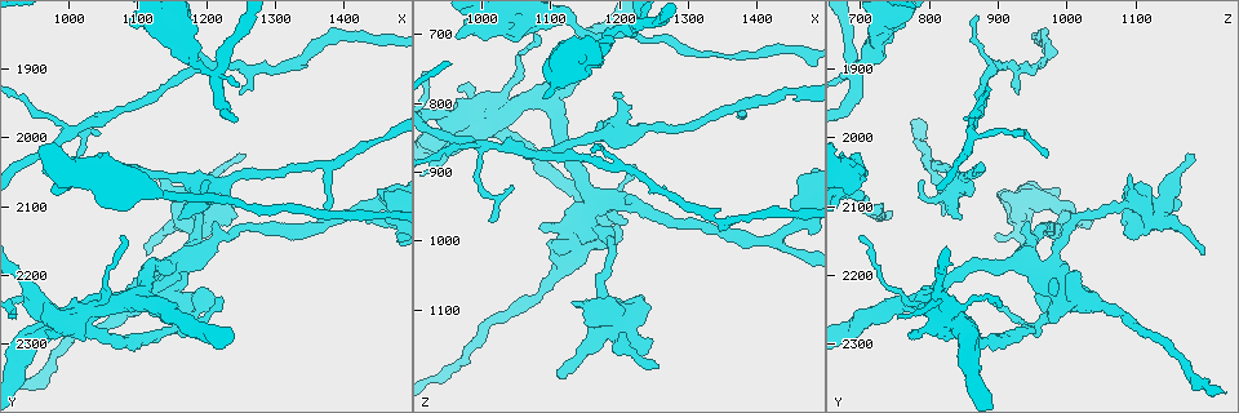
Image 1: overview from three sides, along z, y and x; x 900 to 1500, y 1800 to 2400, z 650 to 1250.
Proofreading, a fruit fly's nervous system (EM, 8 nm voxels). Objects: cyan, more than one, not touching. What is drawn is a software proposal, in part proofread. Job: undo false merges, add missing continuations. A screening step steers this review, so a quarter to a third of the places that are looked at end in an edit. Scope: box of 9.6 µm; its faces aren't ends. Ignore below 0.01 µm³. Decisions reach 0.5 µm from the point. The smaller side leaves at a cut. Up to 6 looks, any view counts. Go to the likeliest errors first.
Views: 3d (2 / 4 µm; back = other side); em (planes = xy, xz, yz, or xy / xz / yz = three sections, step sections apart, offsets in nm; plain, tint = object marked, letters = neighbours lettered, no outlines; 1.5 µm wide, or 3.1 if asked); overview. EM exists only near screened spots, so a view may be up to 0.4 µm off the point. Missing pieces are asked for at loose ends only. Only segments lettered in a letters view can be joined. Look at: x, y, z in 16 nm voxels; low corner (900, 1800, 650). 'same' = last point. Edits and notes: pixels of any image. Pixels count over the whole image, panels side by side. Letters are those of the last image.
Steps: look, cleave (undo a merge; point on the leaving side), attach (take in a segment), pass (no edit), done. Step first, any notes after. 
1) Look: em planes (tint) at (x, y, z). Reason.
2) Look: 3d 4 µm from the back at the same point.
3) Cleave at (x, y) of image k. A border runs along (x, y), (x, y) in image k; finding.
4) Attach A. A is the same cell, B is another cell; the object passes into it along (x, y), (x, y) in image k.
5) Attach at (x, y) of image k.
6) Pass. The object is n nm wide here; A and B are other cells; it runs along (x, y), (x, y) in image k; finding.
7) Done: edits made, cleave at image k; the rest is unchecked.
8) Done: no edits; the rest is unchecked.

Look: em planes (letters) at (960, 2050, 705). Thick end.

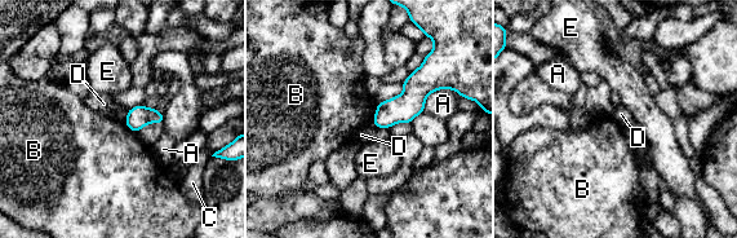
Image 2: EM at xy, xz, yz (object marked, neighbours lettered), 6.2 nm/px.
Pass. A, B, C, D and E are other cells; a border runs along (377, 105), (372, 120) in image 2; no lettered segment goes on from it.

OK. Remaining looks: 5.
Look: 3d 4 µm at (1230, 2130, 1080). Stops while still wide.

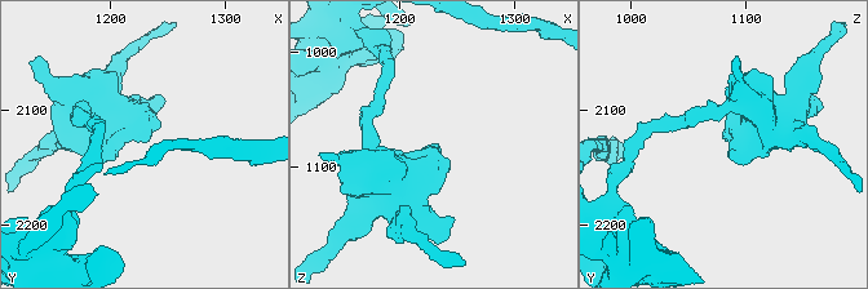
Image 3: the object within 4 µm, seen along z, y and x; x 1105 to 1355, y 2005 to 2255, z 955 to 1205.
Look: em yz step 8 (tint) at (1232, 2128, 1082). Now the EM.

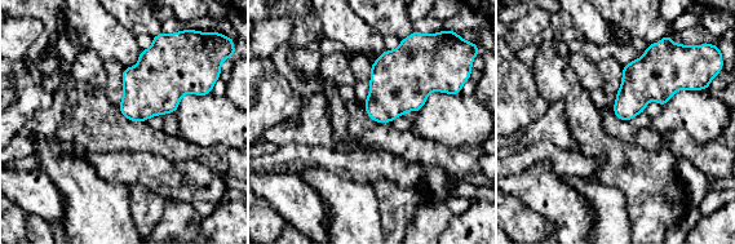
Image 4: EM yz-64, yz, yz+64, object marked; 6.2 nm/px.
Look: em planes (letters) at the same point. Cut it another way.

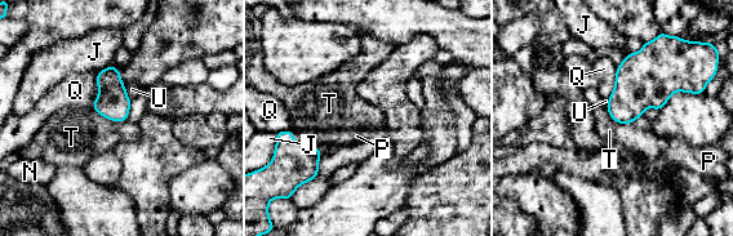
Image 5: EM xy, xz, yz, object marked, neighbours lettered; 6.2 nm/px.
Pass. J, N, P, Q, T and U are other cells; a border runs along (92, 107), (111, 120), (127, 120) in image 5; none of them fits.

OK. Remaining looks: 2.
Look: em xy step 8 (letters) at (1115, 2170, 1200). Branch stops here.

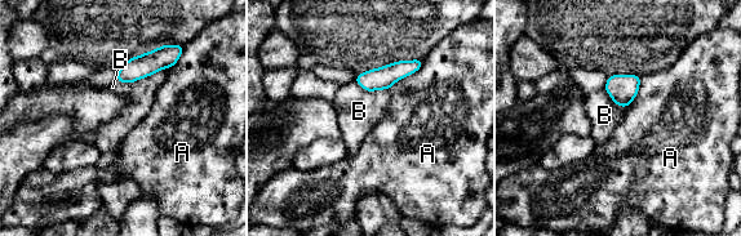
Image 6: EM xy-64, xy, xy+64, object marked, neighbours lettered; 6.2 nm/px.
Pass. The object is 120 nm wide here; A and B are other cells; none of them fits.

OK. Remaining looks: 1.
Done: no edits; the rest is unchecked.

